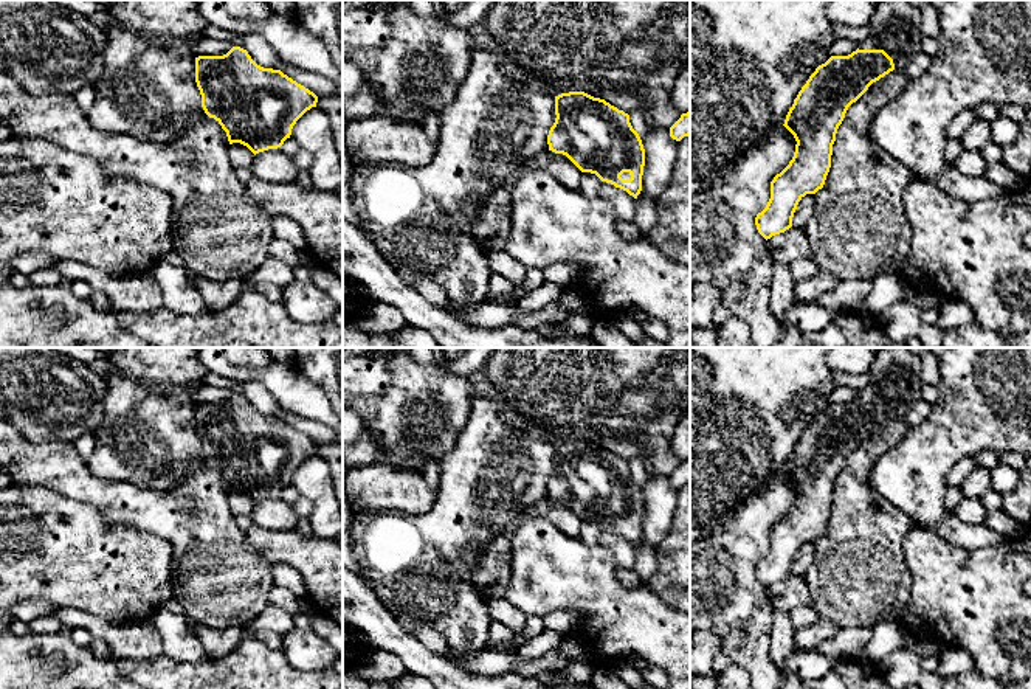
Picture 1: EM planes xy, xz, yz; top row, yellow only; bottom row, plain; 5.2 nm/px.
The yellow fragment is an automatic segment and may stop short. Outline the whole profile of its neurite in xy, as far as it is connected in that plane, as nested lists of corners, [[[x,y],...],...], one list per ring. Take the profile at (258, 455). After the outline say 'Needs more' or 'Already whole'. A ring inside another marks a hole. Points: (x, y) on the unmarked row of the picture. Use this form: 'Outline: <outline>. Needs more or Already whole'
Outline: [[[233,394],[223,403],[195,405],[195,430],[205,461],[222,473],[229,492],[240,490],[254,503],[281,495],[296,469],[318,450],[313,439],[281,417],[257,413],[240,394]]]. Already whole

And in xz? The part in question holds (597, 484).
Outline: [[[584,439],[555,444],[555,462],[555,470],[547,483],[549,498],[566,503],[581,520],[595,521],[602,529],[637,546],[642,538],[645,497],[629,470],[629,462]]]. Already whole

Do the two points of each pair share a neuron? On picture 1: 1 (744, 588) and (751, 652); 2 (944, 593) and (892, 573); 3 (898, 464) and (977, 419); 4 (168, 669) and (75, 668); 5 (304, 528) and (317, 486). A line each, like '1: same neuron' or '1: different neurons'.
1: same neuron
2: different neurons
3: same neuron
4: different neurons
5: different neurons

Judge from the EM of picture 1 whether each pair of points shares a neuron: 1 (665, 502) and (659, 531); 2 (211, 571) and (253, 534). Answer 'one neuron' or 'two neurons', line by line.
1: one neuron
2: two neurons

